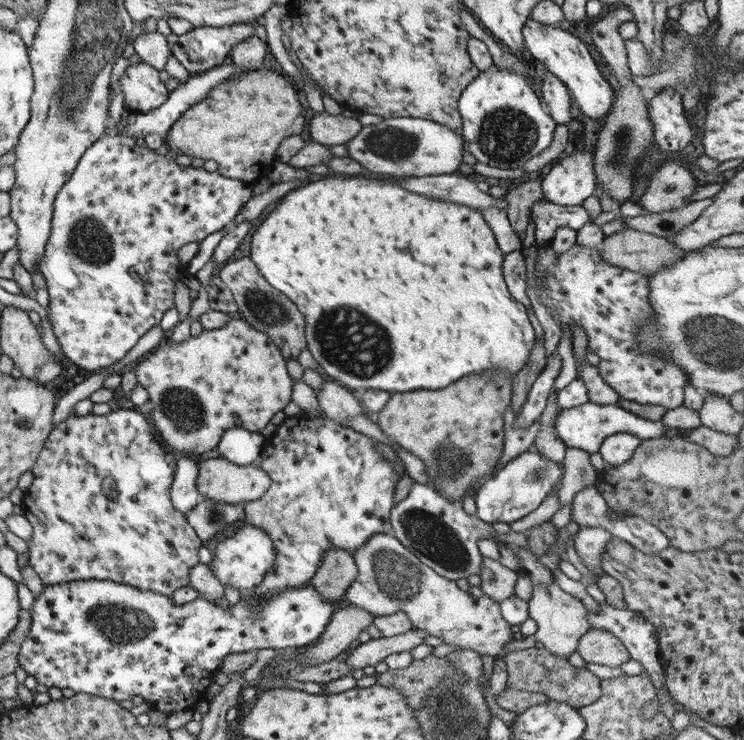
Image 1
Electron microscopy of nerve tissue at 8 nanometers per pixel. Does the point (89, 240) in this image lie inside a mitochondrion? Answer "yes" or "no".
yes

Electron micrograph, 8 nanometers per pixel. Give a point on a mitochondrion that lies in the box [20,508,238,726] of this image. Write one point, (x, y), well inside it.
(121, 624)

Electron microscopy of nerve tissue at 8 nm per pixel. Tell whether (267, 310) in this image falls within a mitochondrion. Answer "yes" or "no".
yes

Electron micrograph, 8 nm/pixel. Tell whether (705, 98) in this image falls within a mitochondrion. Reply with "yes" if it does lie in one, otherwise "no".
no

